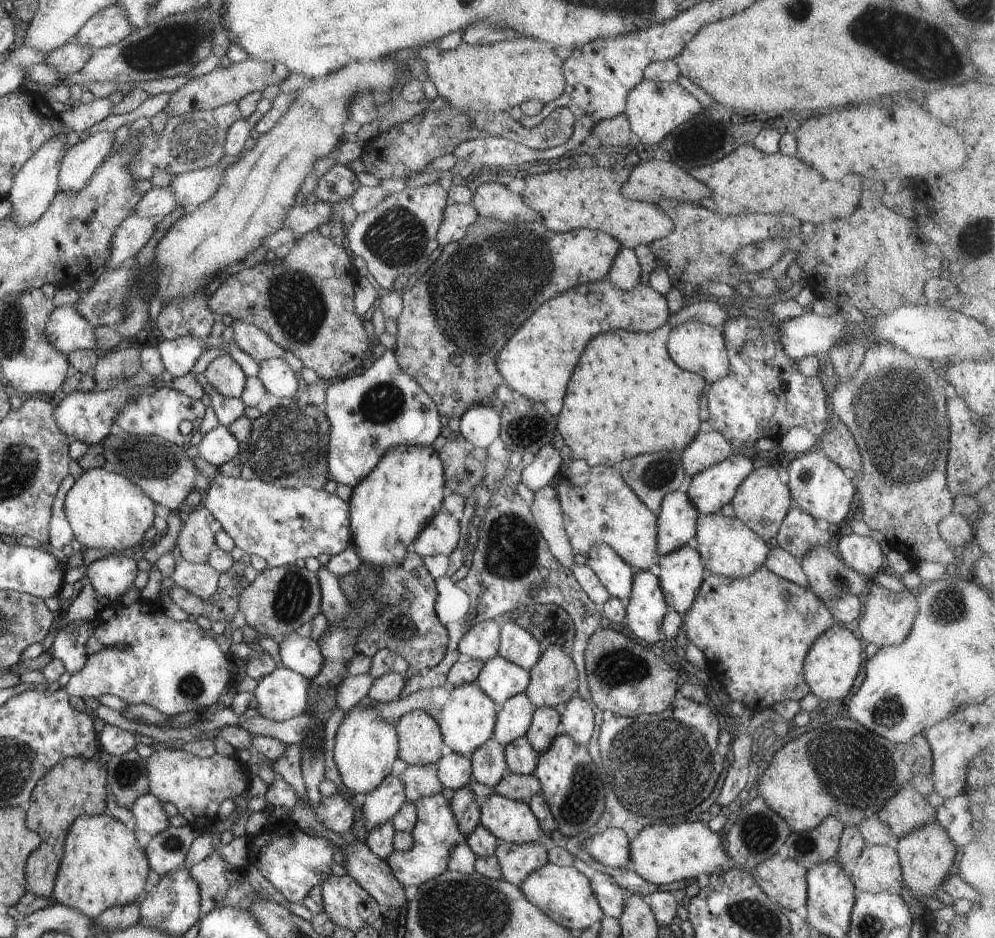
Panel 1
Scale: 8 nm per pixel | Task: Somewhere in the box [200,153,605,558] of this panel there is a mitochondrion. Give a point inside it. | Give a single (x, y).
(453, 287)

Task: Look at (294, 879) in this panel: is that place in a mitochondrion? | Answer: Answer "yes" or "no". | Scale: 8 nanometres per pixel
no

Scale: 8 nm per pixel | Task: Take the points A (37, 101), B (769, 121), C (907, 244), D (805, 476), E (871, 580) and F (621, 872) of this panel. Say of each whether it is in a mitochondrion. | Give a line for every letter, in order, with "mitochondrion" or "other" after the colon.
A: other
B: other
C: other
D: mitochondrion
E: other
F: other

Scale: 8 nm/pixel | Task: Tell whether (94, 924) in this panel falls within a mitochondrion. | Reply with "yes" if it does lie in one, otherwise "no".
no

